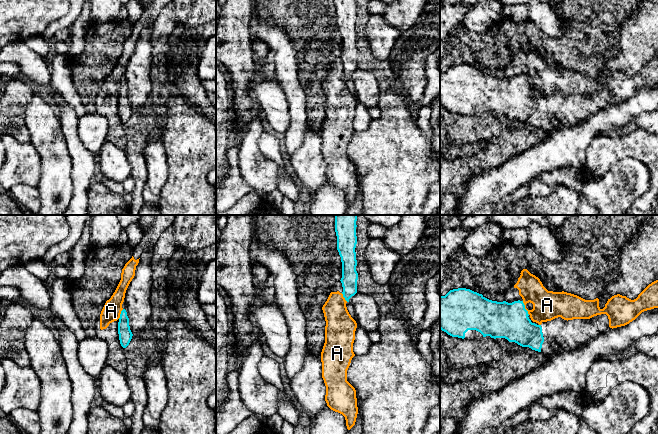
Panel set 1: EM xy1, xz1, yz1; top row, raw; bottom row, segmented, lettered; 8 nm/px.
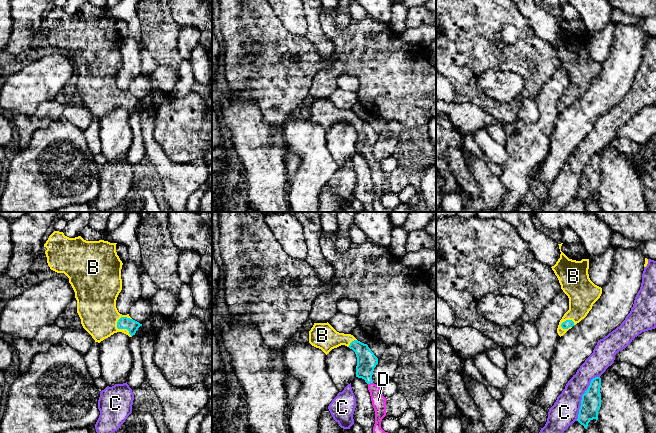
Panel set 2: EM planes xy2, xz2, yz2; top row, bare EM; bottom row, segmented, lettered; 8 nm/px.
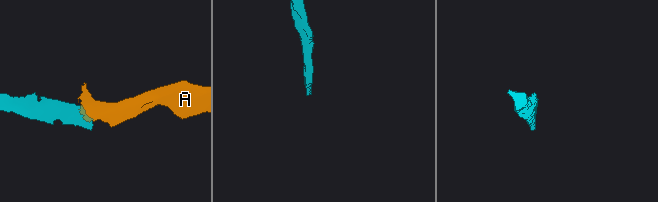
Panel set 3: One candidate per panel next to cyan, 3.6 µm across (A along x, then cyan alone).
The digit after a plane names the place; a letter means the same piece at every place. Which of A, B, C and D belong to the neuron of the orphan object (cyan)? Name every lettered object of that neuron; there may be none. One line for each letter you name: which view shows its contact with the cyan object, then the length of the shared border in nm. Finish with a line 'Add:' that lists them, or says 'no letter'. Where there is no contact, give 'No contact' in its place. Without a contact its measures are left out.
B: Touches cyan in xy2. Shared border 190 nm
D: Touches cyan in xz2. Shared border 40 nm
Add: B, D

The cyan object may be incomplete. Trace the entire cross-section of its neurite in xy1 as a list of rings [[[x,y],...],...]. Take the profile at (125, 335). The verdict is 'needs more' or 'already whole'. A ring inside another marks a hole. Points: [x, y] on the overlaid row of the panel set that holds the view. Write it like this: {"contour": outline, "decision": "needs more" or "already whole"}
{"contour": [[[123,309],[120,314],[118,322],[118,334],[121,346],[126,348],[129,345],[133,334],[130,330],[129,318],[125,309]]], "decision": "already whole"}

